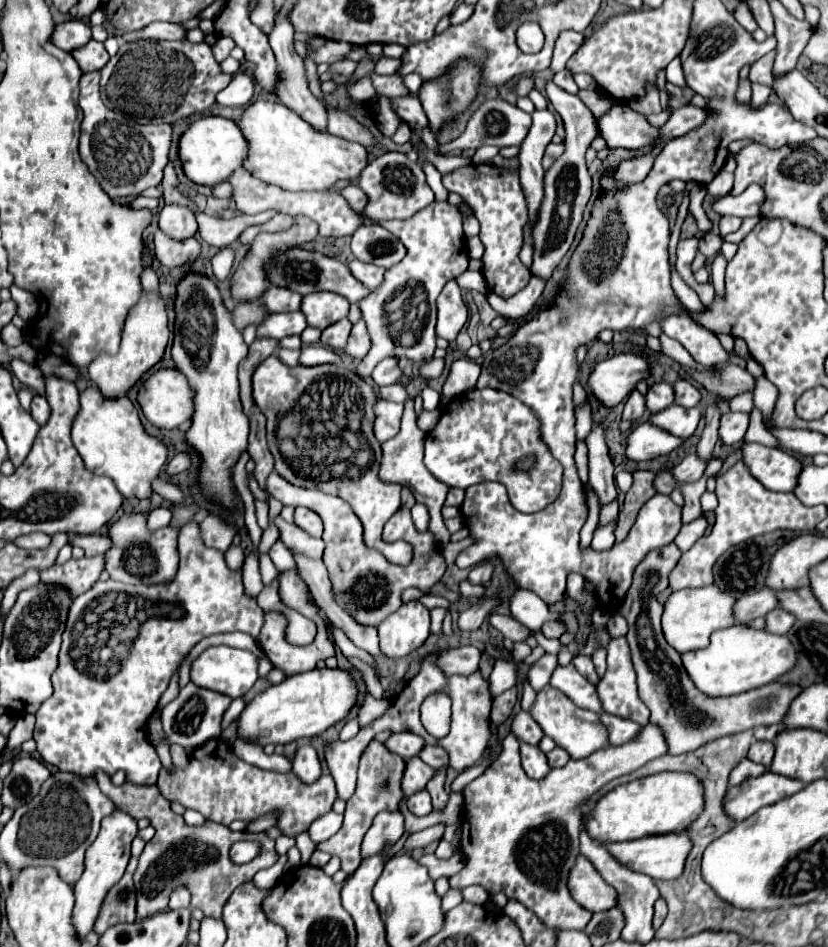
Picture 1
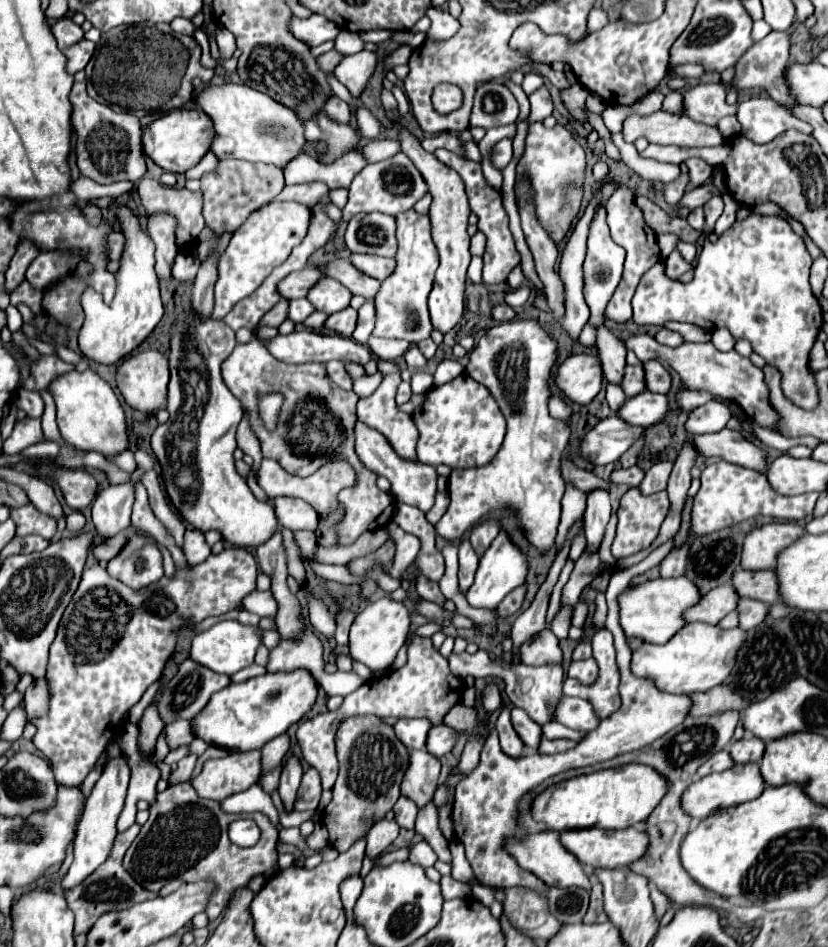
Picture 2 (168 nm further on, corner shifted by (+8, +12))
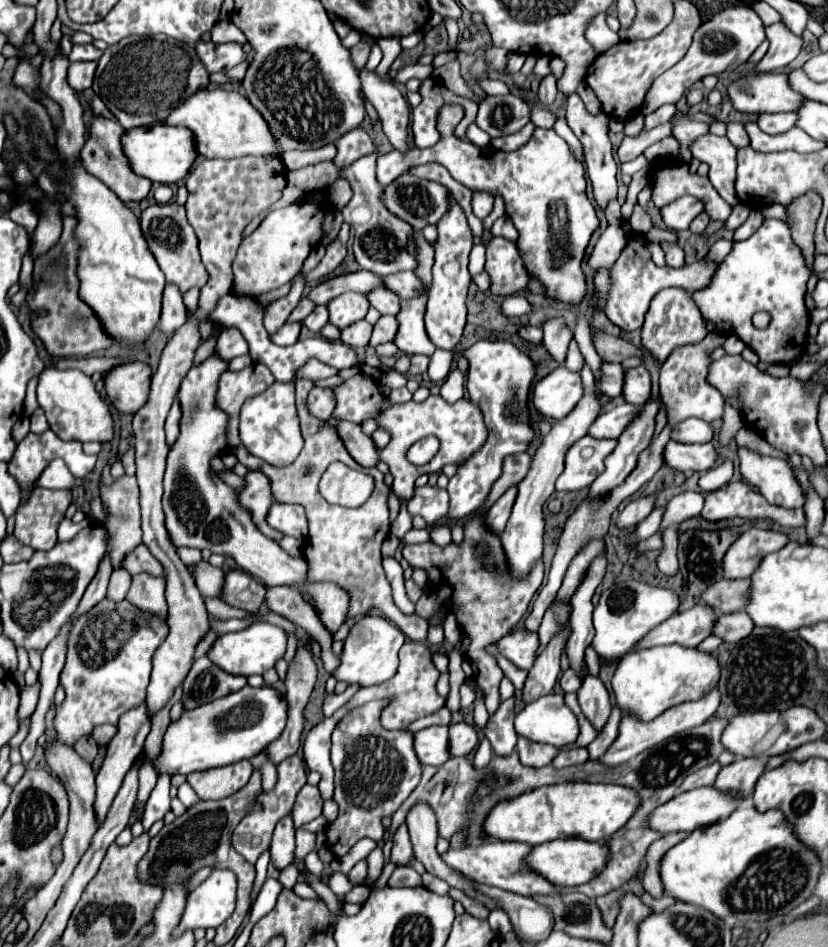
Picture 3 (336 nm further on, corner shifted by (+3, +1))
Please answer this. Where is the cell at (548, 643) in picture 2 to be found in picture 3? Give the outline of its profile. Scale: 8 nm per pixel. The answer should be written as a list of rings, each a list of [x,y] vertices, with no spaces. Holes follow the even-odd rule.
[[[511,630],[503,638],[497,640],[497,650],[507,660],[511,660],[515,666],[529,670],[535,662],[535,650],[537,650],[537,634],[523,630]]]

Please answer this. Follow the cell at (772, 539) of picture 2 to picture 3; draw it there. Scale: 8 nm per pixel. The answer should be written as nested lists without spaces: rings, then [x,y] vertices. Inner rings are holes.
[[[745,530],[723,556],[723,578],[749,578],[765,554],[783,548],[787,542],[789,538],[775,530]]]

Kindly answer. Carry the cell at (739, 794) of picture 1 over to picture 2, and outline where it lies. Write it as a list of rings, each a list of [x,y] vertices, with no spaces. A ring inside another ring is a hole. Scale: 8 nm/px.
[[[750,763],[750,765],[734,765],[732,769],[726,769],[722,773],[712,773],[708,777],[702,777],[696,783],[692,783],[684,791],[684,795],[682,795],[682,807],[694,819],[706,819],[706,817],[710,817],[710,813],[714,813],[718,809],[726,809],[730,805],[740,805],[740,803],[752,801],[754,797],[762,795],[762,791],[766,787],[768,785],[766,785],[766,781],[762,781],[756,763]]]

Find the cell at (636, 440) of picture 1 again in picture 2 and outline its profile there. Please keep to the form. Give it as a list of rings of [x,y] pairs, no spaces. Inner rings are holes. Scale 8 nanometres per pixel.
[[[616,415],[602,419],[588,435],[580,447],[580,455],[596,465],[616,463],[622,453],[626,453],[644,433],[644,427],[634,427]]]

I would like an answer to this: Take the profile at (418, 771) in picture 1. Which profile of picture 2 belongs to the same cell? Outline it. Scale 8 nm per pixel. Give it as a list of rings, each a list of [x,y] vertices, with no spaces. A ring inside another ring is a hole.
[[[426,749],[412,751],[410,769],[402,779],[402,795],[416,801],[418,807],[424,807],[434,797],[438,775],[440,775],[440,761],[434,755],[430,755]]]

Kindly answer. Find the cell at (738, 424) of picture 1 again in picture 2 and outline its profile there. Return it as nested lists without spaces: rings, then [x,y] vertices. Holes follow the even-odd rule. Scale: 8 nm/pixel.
[[[708,401],[702,407],[696,407],[688,421],[686,421],[686,431],[700,435],[700,433],[718,433],[726,423],[730,421],[732,413],[730,409],[720,403],[720,401]]]

